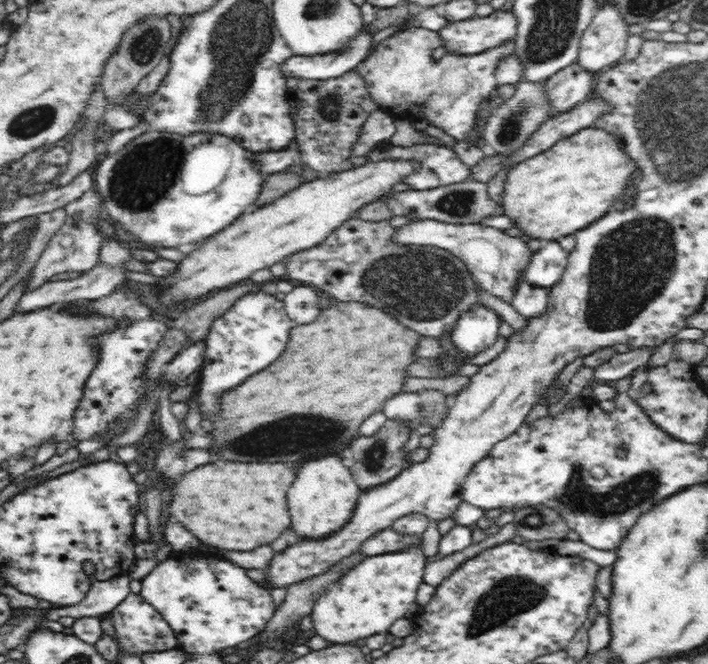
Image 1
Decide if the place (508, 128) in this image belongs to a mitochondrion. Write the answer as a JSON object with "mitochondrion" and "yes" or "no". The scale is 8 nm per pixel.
{"mitochondrion":"yes"}

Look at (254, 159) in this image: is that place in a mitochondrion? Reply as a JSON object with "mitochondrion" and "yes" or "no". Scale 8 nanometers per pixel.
{"mitochondrion":"no"}

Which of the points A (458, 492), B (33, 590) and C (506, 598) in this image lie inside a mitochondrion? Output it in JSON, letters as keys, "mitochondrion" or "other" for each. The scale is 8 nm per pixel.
{"A":"other","B":"other","C":"mitochondrion"}

